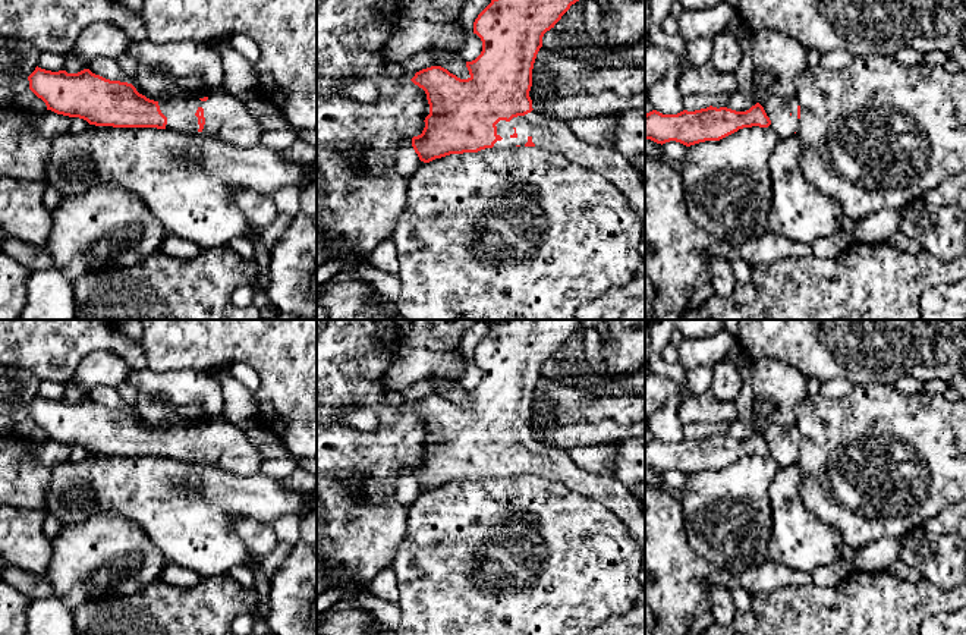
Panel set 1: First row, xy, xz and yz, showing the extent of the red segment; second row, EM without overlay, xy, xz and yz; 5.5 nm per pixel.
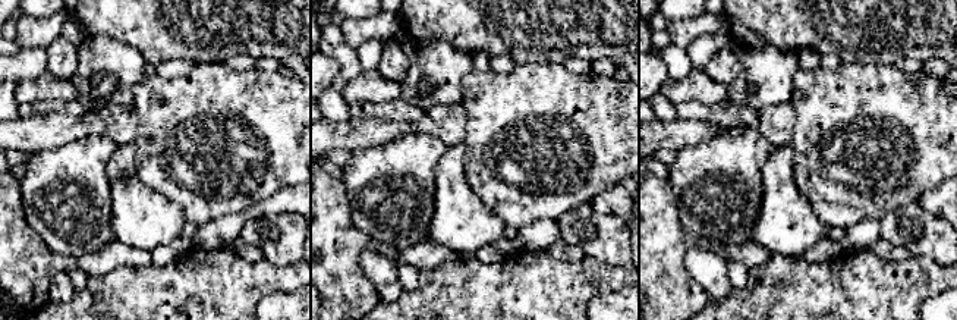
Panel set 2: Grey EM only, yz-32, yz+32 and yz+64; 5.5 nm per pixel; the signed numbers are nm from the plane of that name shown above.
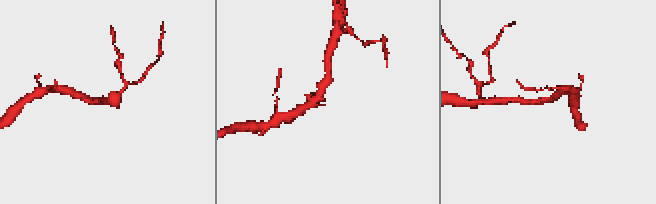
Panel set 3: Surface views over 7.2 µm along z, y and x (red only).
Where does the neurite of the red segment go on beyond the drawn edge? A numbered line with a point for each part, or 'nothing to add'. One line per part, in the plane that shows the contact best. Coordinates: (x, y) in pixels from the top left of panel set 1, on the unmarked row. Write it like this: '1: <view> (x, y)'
1: xz (554, 464)

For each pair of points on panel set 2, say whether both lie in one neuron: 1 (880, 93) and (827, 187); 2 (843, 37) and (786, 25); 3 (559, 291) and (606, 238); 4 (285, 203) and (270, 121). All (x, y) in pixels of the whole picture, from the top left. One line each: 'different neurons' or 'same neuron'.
1: same neuron
2: same neuron
3: different neurons
4: different neurons

